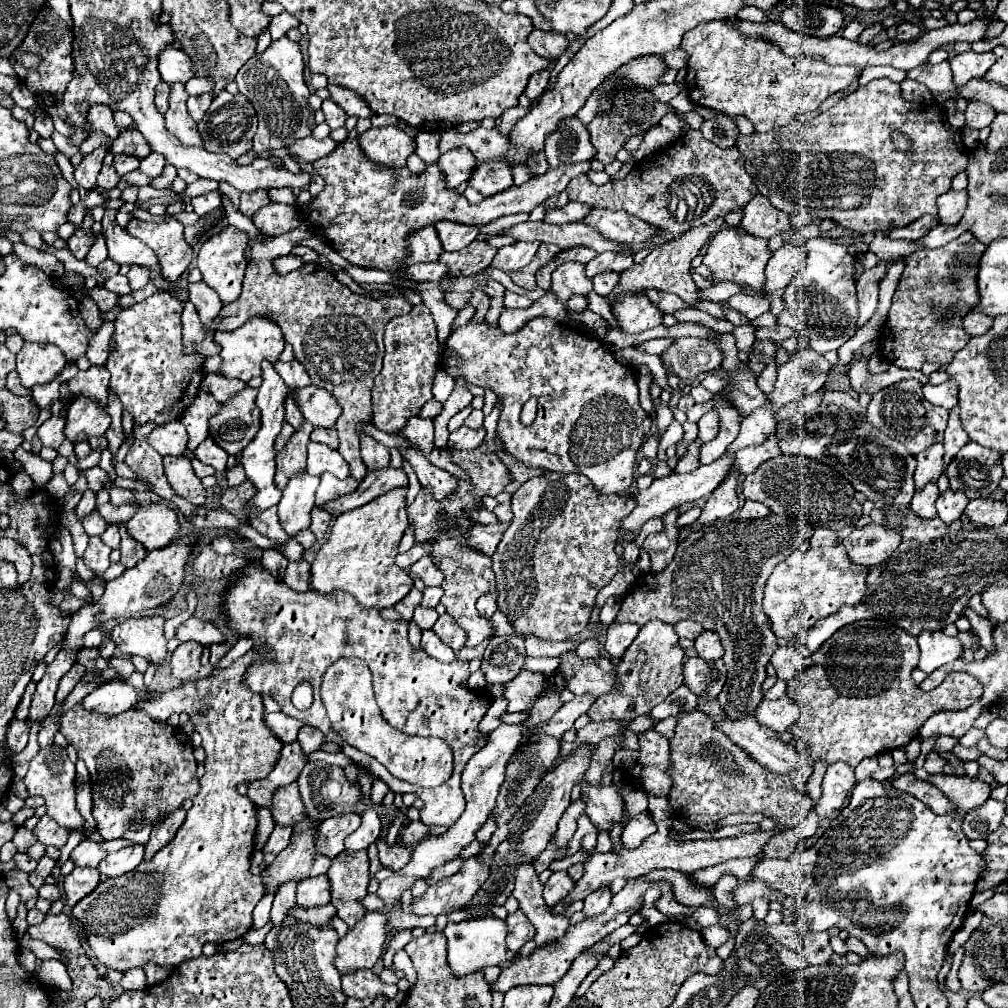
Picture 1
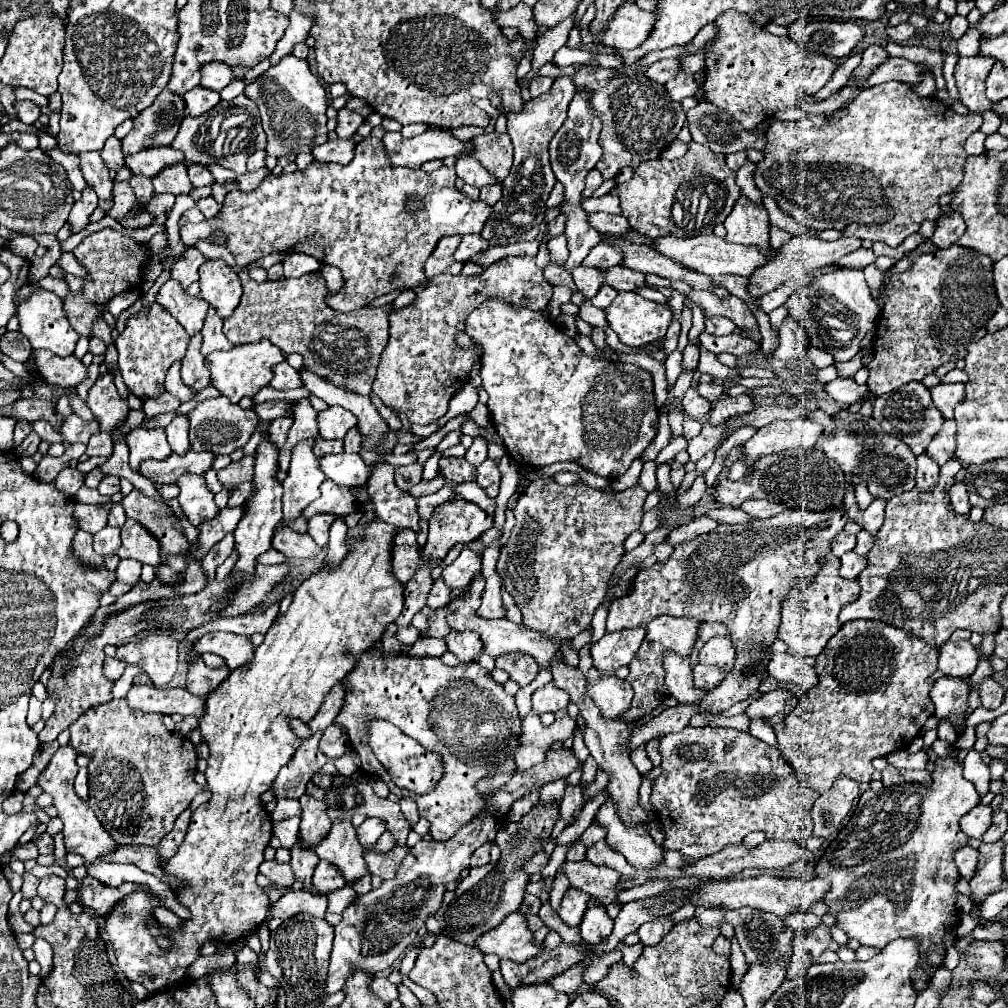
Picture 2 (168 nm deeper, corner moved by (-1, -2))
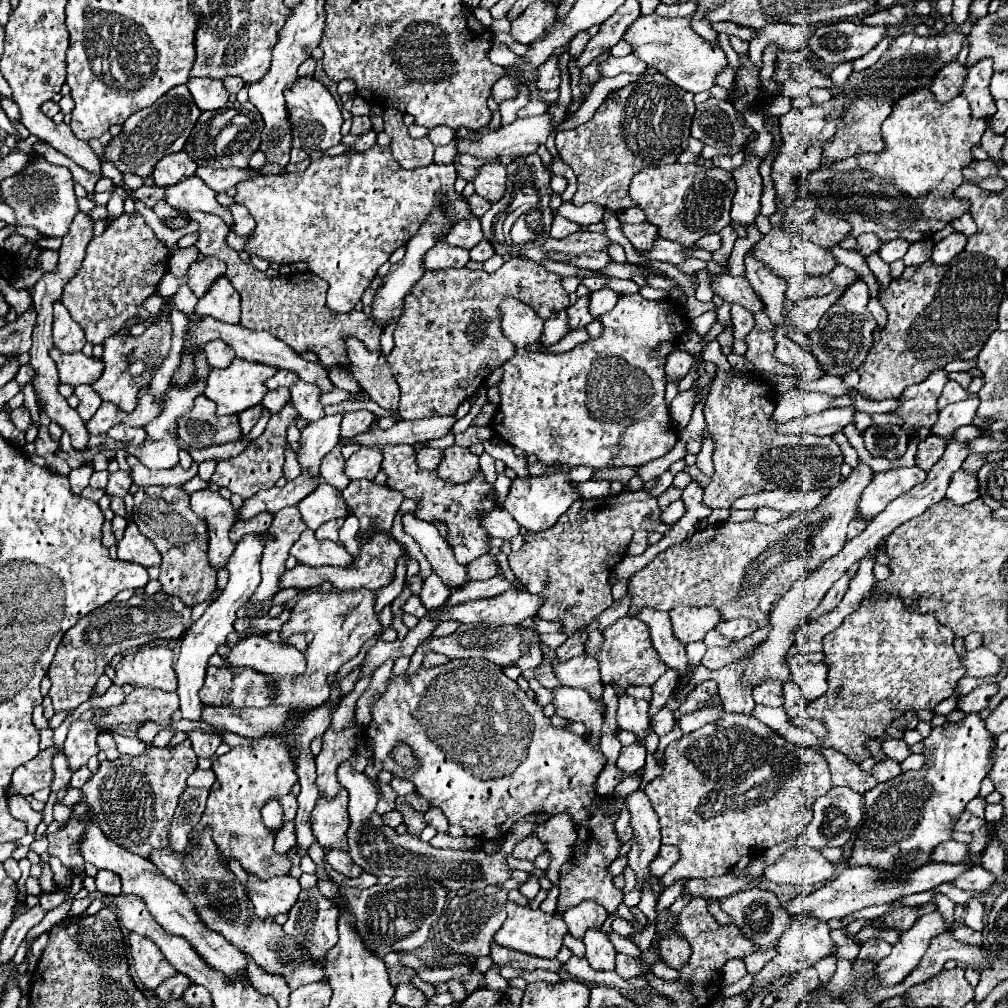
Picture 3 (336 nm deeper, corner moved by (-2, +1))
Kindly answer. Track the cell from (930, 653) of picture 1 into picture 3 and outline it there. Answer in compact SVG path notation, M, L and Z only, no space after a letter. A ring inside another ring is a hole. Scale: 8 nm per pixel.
M979 646L977 650L967 652L967 656L961 660L961 664L967 668L967 676L975 678L985 678L985 676L995 676L1003 668L1003 660L989 652L989 648Z

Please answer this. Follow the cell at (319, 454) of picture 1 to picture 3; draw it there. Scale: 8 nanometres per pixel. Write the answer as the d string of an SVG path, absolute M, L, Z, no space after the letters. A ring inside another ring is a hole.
M361 448L347 460L345 474L351 480L359 480L359 478L373 480L381 470L381 462L383 462L383 452L379 448Z

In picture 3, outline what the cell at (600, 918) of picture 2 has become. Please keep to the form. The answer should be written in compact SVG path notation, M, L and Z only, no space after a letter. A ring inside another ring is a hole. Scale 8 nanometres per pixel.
M589 930L583 942L587 946L587 962L593 970L599 970L599 972L615 970L617 950L601 930Z

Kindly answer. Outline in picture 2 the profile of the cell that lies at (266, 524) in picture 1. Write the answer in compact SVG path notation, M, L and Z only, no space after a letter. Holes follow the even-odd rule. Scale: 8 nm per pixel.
M278 525L272 537L272 547L280 553L284 553L290 559L302 559L302 557L314 557L320 553L320 547L312 541L312 537L308 533L300 535L296 531L292 531L286 525Z

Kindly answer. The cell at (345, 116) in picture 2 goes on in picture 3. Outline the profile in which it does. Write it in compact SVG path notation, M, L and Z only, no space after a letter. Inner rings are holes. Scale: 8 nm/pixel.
M355 116L353 118L351 134L363 134L363 132L369 132L369 130L371 130L371 120L367 116Z

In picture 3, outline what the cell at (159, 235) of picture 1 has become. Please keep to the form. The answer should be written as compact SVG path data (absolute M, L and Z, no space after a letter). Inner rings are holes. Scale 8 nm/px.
M205 256L201 262L193 262L187 274L189 274L189 288L195 292L197 298L201 298L205 296L205 292L209 292L211 284L217 282L217 278L225 276L225 262L213 256Z

